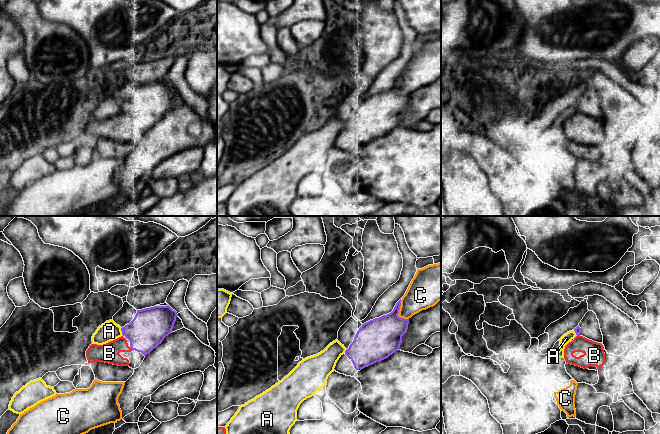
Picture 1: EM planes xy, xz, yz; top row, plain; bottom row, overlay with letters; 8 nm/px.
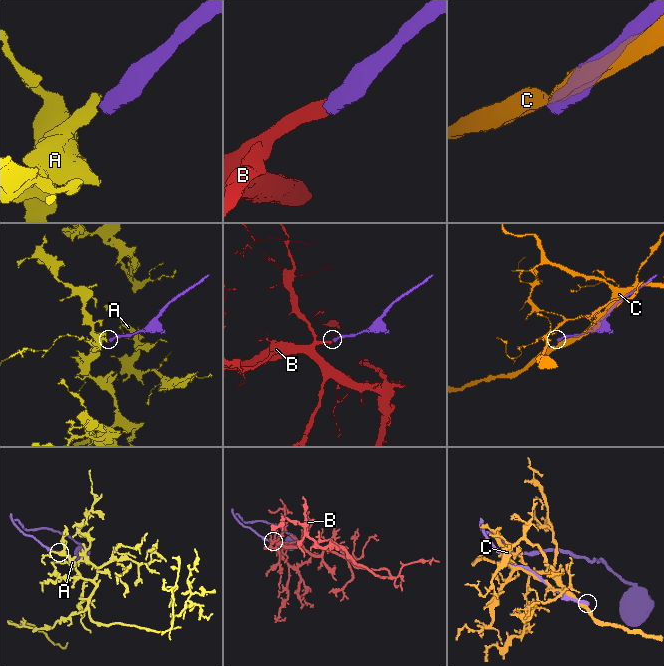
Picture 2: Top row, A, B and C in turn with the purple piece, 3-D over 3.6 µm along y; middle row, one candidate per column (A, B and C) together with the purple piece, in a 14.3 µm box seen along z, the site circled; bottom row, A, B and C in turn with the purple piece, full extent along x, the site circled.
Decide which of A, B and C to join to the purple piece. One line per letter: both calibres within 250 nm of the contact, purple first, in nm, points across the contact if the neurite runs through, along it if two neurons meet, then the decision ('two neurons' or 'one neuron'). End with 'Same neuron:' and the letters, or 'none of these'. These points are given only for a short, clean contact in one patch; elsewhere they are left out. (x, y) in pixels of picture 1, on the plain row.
A: 300/160 nm | two neurons
B: 300/160 nm | one neuron
C: 320/260 nm | two neurons
Same neuron: B

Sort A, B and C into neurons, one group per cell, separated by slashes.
A / B / C

